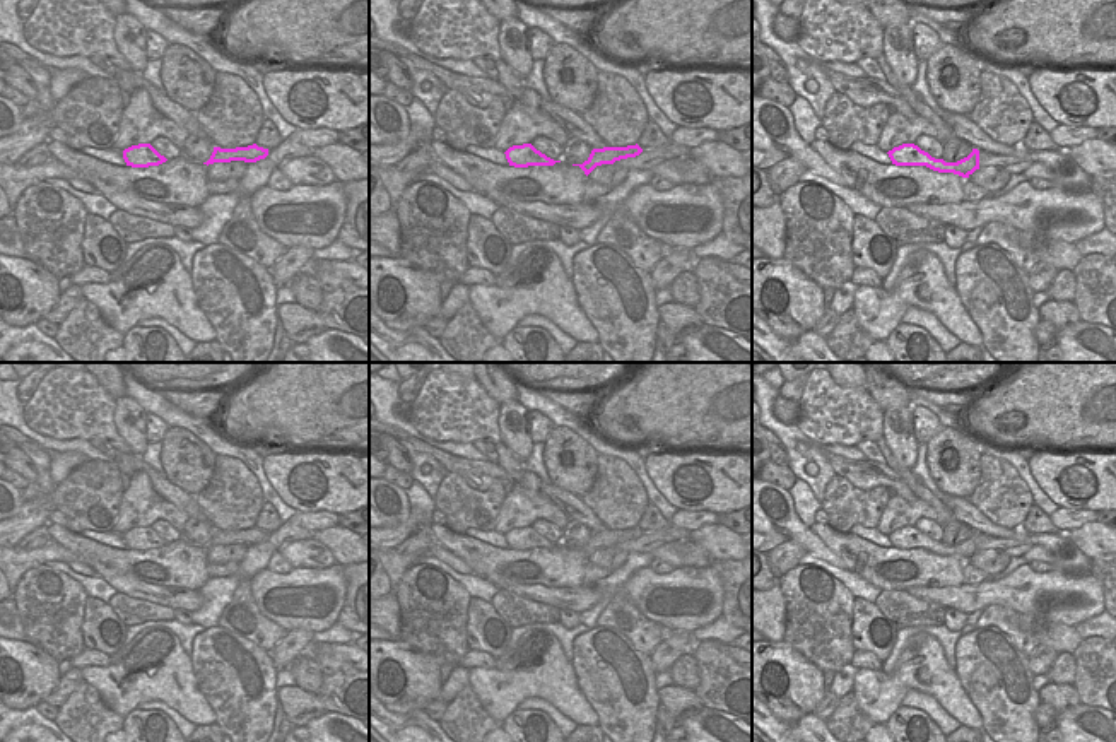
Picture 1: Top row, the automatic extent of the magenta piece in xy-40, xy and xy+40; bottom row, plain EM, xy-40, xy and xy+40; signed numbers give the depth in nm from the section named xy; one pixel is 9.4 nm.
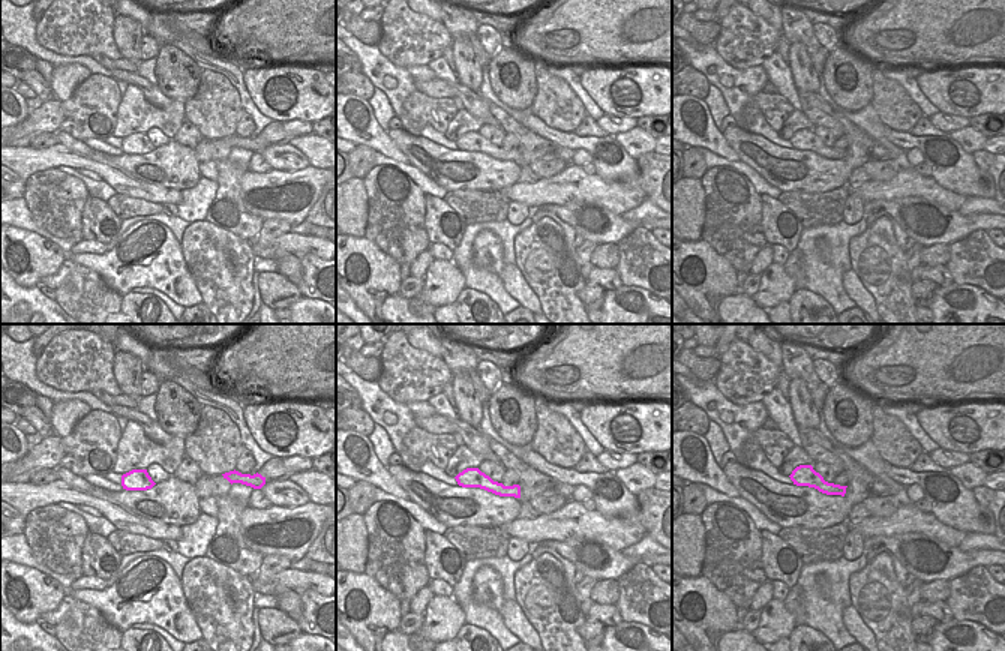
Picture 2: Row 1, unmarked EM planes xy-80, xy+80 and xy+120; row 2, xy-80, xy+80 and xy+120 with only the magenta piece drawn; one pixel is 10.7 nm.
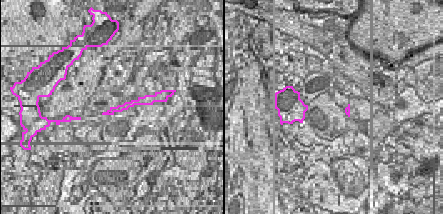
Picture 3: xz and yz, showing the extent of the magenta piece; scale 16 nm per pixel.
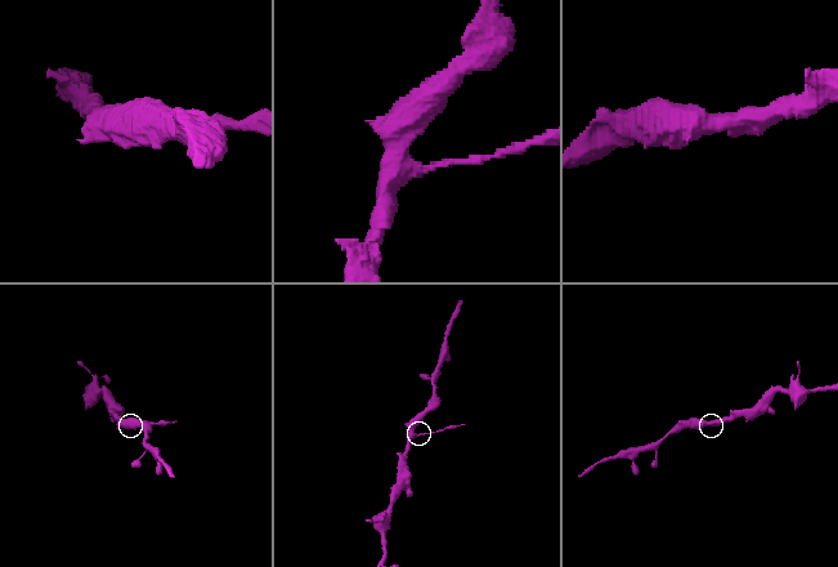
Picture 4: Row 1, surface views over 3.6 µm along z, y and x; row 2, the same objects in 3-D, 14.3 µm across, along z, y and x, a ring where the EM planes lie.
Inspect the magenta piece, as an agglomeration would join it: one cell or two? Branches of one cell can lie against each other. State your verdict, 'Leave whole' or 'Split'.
Split.

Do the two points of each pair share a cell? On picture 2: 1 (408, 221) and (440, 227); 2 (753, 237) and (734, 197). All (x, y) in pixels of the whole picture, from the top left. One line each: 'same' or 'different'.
1: different
2: same

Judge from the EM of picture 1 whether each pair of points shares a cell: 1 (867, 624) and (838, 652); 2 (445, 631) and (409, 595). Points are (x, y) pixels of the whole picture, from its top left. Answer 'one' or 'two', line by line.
1: two
2: one

